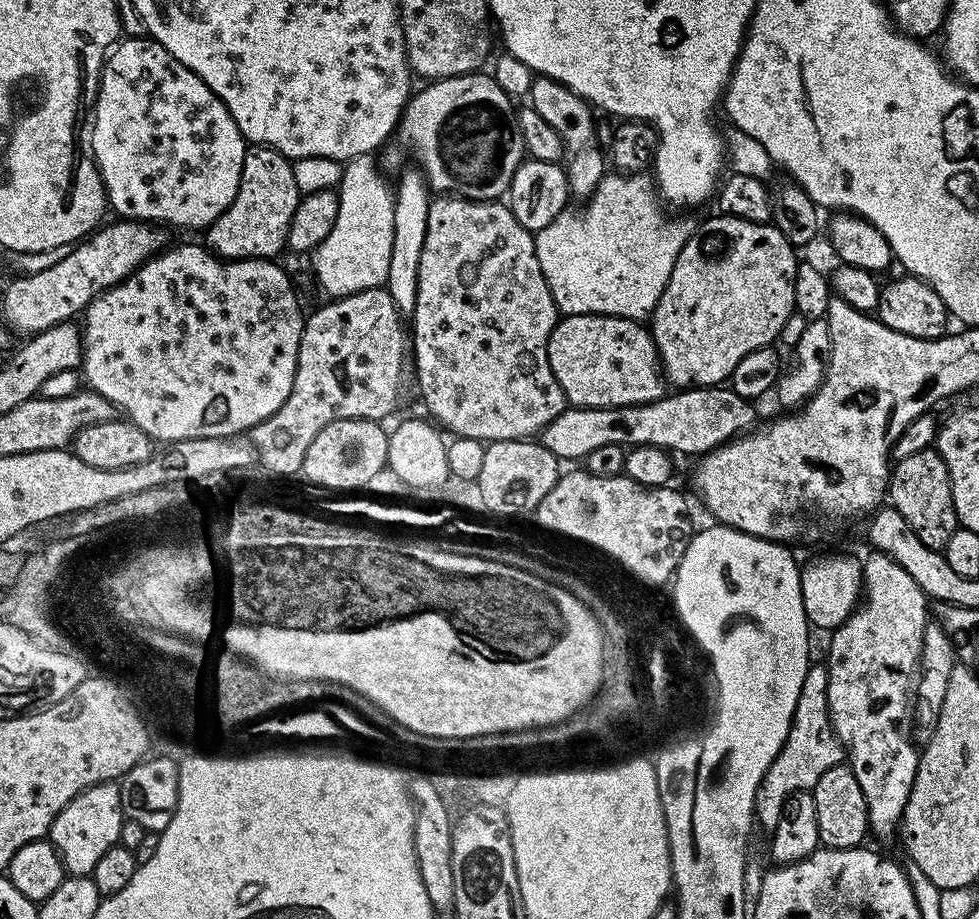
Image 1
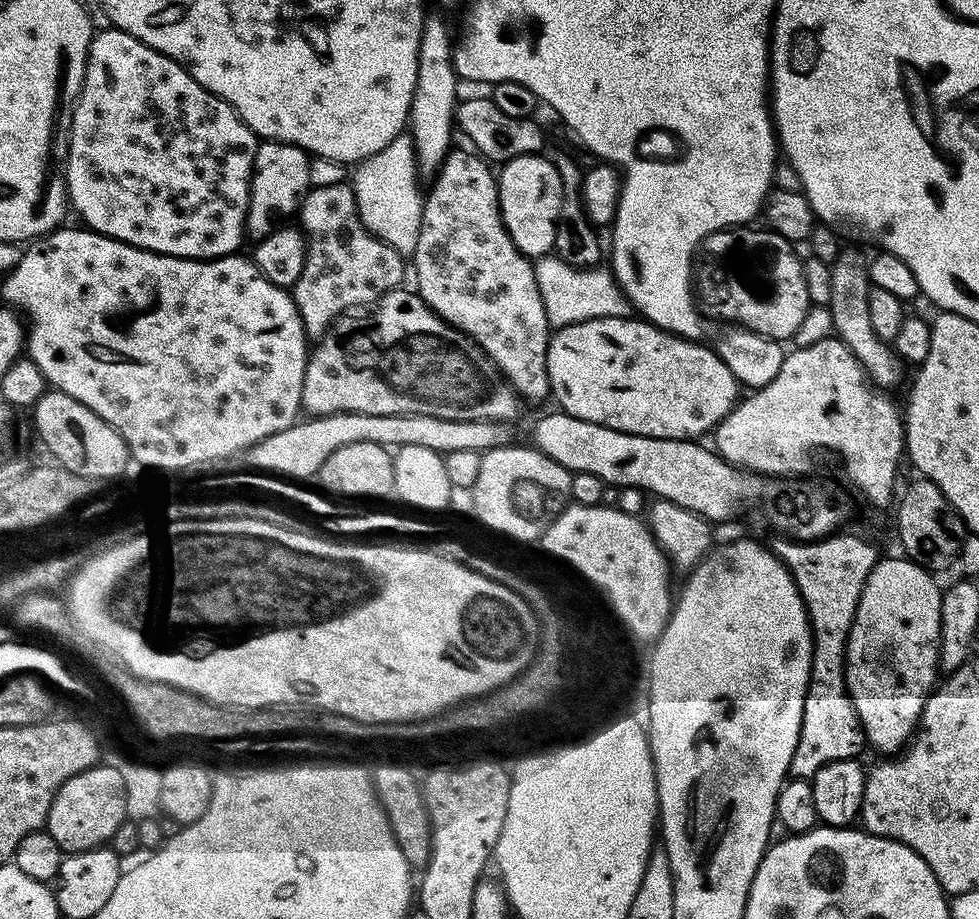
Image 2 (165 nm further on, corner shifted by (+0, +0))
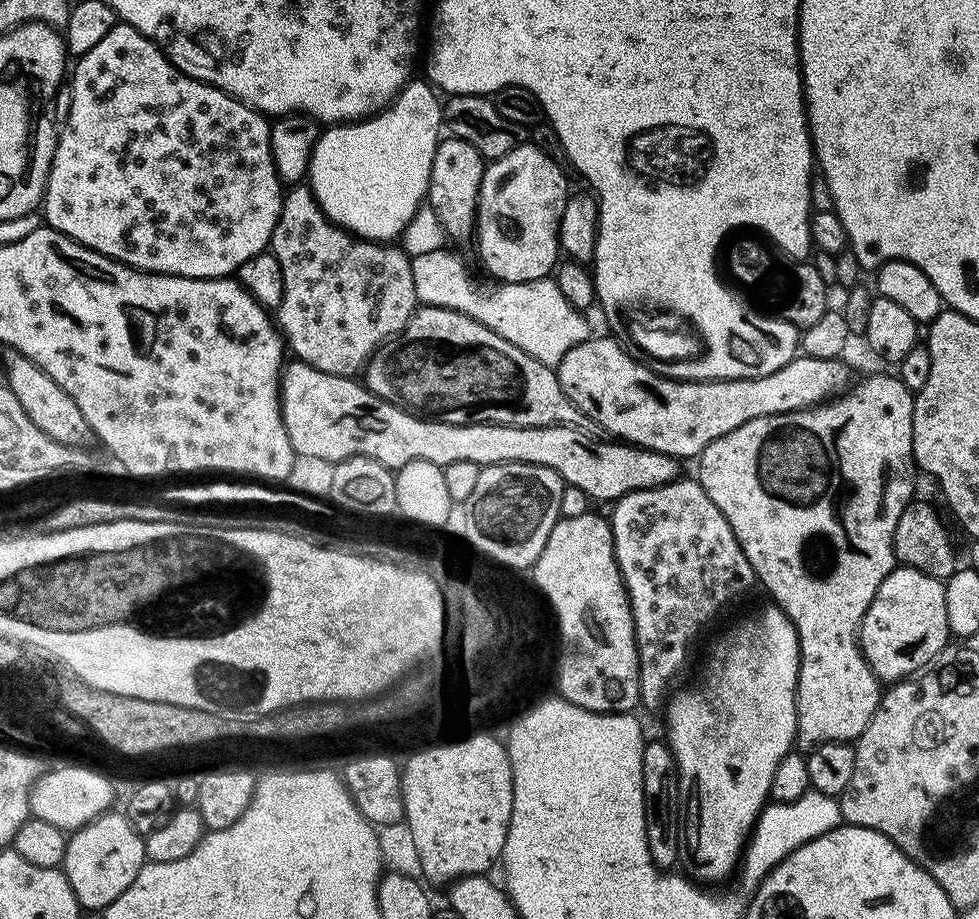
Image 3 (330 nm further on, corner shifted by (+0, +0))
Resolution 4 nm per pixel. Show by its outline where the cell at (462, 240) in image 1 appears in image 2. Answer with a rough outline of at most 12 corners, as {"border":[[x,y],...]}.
{"border":[[449,151],[424,196],[415,291],[549,399],[550,325],[498,176]]}

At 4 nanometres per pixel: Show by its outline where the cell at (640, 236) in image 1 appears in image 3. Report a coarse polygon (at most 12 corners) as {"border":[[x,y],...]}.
{"border":[[447,247],[412,257],[421,305],[449,308],[538,362],[589,339],[555,279],[484,298]]}

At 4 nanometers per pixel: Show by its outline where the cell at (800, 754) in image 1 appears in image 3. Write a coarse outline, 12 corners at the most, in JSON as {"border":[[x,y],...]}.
{"border":[[857,379],[700,453],[796,628],[796,744],[855,742],[913,503],[913,392]]}

